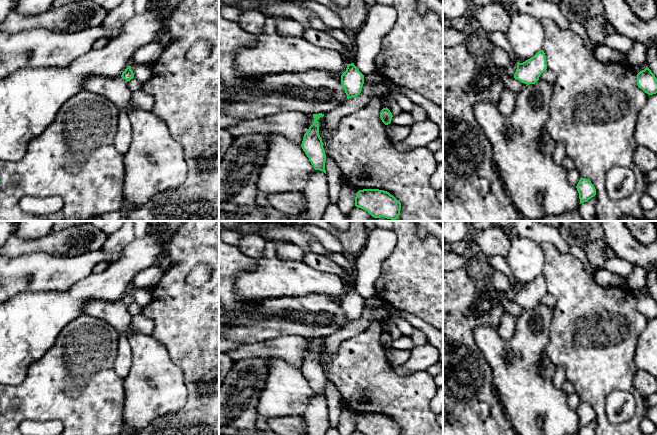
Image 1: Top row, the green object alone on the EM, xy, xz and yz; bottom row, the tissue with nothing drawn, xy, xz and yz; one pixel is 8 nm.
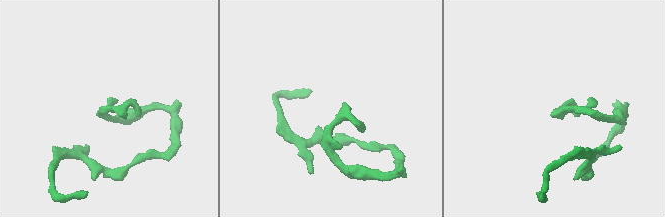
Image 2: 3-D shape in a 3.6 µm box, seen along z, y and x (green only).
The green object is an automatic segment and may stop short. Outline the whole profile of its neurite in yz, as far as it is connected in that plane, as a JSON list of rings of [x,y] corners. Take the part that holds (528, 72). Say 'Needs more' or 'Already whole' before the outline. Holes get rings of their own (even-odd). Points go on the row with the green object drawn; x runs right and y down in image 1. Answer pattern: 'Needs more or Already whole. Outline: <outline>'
Already whole. Outline: [[[543,50],[523,63],[517,63],[514,78],[524,84],[535,84],[540,75],[547,69],[546,57]]]

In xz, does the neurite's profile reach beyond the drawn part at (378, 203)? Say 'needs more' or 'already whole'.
already whole

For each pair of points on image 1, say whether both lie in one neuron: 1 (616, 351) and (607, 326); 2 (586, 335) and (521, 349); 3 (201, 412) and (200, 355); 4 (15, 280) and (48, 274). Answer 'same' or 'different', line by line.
1: same
2: different
3: same
4: same

